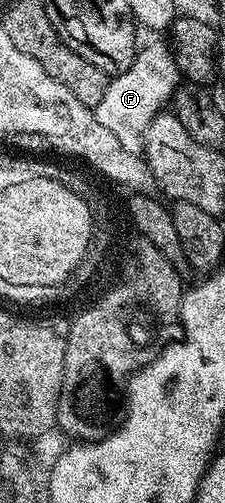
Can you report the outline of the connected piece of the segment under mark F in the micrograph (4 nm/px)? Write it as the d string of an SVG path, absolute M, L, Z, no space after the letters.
M165 41L150 42L141 47L132 60L132 68L128 68L123 74L115 74L110 78L108 88L104 92L104 100L92 107L96 120L128 148L128 152L141 155L146 149L146 133L150 127L150 121L163 113L162 106L171 101L175 90L180 85L180 73L177 60L171 47Z

